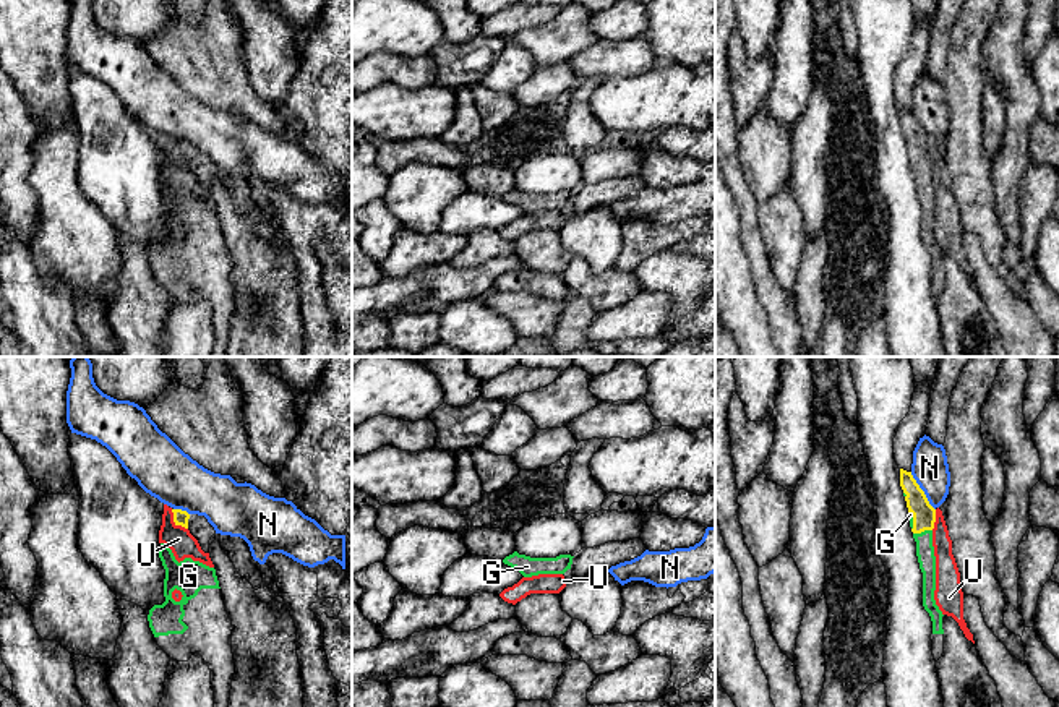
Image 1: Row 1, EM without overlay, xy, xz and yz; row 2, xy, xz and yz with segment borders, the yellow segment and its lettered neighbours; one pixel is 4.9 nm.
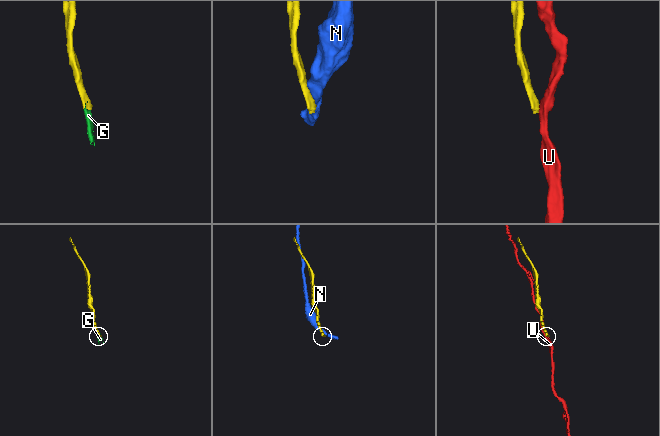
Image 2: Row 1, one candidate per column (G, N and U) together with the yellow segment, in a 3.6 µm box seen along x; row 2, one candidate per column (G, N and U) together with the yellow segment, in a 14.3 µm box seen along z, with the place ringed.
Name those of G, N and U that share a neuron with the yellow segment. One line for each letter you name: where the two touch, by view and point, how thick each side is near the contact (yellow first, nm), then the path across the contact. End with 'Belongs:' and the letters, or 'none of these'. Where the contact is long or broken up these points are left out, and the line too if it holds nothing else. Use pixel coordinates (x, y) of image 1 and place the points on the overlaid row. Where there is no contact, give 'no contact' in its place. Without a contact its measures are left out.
G: meets yellow in yz at (921, 531); 110 nm thick on the yellow side, 90 nm on the other; runs through yz (923, 513), (921, 531), (925, 550)
Belongs: G

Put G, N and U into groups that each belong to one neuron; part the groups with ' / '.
G / N / U

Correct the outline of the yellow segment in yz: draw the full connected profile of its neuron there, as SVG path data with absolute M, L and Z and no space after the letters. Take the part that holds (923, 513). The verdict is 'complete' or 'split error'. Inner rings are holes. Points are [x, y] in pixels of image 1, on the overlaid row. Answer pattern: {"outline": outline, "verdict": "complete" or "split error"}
{"outline": "M900 469L900 486L908 508L910 527L916 542L916 556L923 572L923 606L933 621L933 655L937 662L944 653L942 611L936 605L936 556L933 546L933 529L936 509L929 504L911 472Z", "verdict": "split error"}

